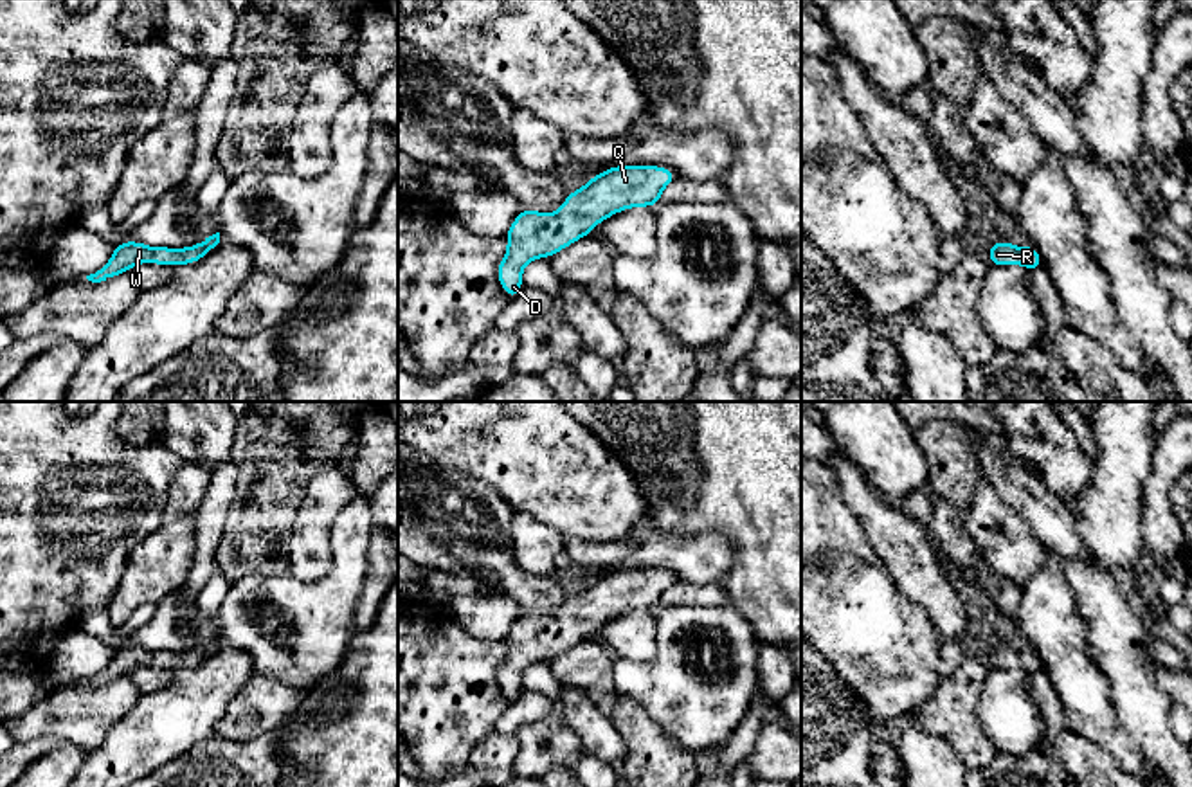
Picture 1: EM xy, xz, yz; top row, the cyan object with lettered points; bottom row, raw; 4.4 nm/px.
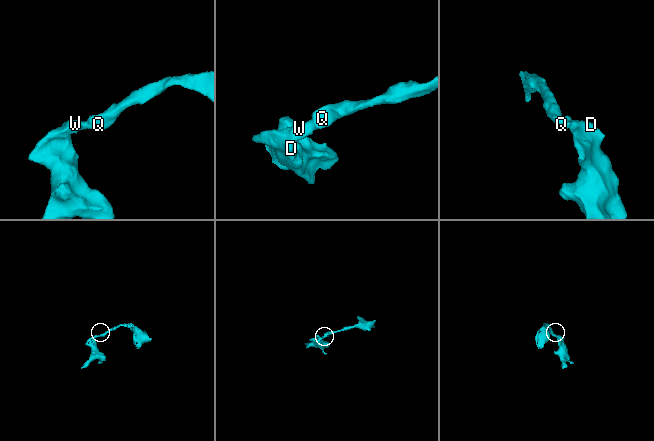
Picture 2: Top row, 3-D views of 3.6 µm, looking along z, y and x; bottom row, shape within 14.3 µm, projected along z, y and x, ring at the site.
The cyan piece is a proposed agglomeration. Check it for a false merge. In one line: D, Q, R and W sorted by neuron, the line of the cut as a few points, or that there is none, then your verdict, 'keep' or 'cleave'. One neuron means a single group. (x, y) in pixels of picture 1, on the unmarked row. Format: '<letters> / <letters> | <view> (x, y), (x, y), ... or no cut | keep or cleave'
D Q R W | no cut | keep

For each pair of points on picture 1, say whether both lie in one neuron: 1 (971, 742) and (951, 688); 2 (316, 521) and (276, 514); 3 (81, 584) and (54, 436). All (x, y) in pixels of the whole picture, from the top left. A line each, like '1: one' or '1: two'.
1: one
2: two
3: one

